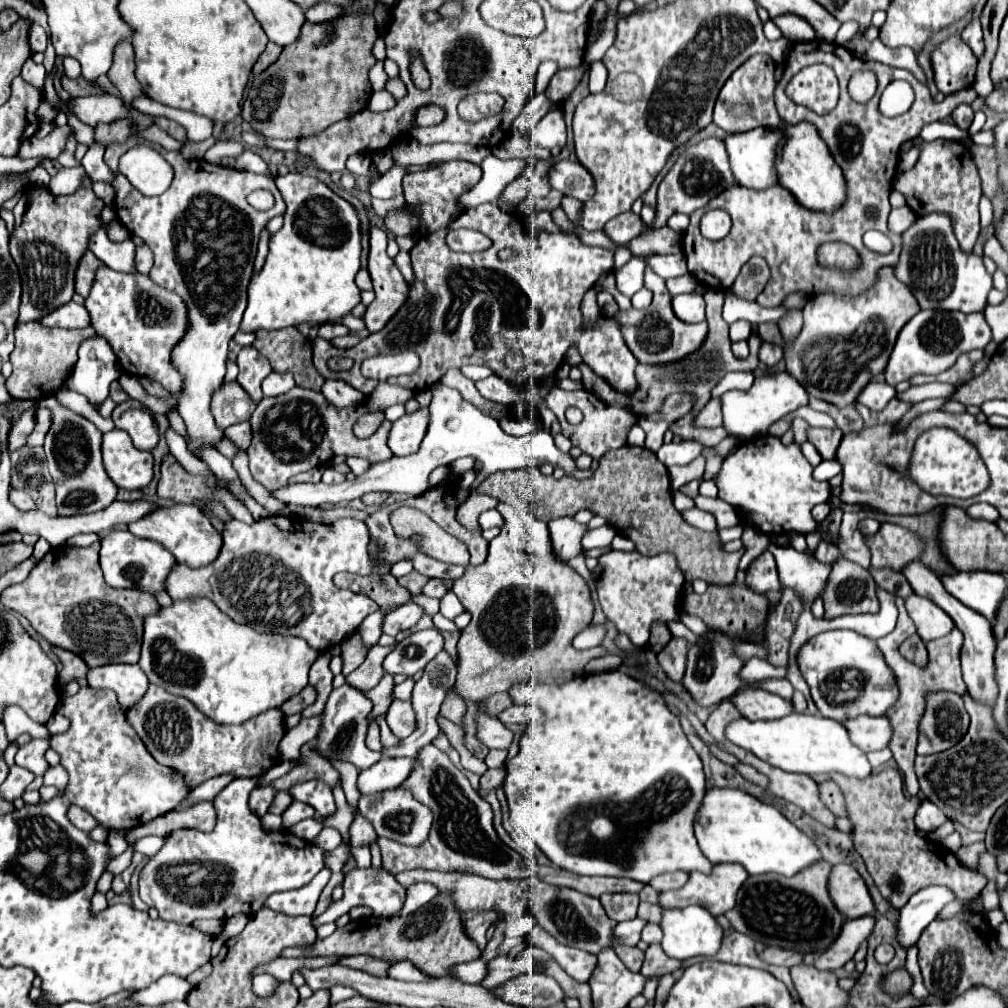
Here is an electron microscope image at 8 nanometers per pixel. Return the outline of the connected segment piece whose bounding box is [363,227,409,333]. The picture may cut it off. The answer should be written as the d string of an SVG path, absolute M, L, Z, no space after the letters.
M369 227L369 265L367 265L367 269L373 279L373 289L375 289L375 301L367 307L365 317L363 317L369 333L379 331L395 315L395 311L405 303L407 293L409 293L407 281L403 279L401 271L395 267L393 259L389 259L389 255L385 253L385 247L387 247L387 233L383 229Z

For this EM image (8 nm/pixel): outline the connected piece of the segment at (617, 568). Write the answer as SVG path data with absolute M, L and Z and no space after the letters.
M609 551L607 559L601 557L599 567L593 573L593 581L597 585L599 603L609 621L617 625L621 633L625 633L633 645L643 647L649 641L649 627L653 621L669 621L679 619L679 597L683 587L683 573L671 555L655 555L643 557L639 551L623 553Z

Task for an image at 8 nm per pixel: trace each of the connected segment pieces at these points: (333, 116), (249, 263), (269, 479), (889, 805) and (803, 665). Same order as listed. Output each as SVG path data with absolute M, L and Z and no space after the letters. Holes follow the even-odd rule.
M343 13L343 17L319 25L311 25L309 21L305 21L299 41L295 41L295 45L285 45L279 59L271 63L269 69L251 77L249 93L247 93L247 101L243 103L241 117L251 125L253 131L265 137L295 139L303 135L315 135L327 129L329 125L349 117L351 113L365 109L371 95L367 73L375 65L375 57L371 53L375 37L377 37L377 29L371 23L371 15L363 15L363 13L359 15Z
M131 135L123 143L107 145L105 163L115 175L111 185L115 189L117 219L153 251L153 281L181 295L189 309L189 329L183 341L173 349L173 365L185 375L185 389L177 395L177 411L193 437L189 451L197 453L201 443L215 445L215 441L223 437L223 431L215 425L211 415L211 399L223 385L227 343L239 331L247 307L247 285L253 273L259 233L271 217L285 213L285 201L275 179L269 175L211 165L205 159L185 159L179 151L167 151L139 135ZM139 143L155 147L175 169L171 187L159 197L141 195L125 175L119 173L121 155ZM255 189L271 191L275 197L275 205L269 211L259 211L247 203L245 197Z
M381 381L365 403L351 405L347 409L335 409L323 397L321 391L311 391L303 387L295 387L279 397L263 397L255 413L251 415L253 441L247 449L249 471L253 479L259 481L261 485L277 487L283 485L287 479L291 479L295 473L313 467L315 459L333 459L335 455L355 455L371 463L391 459L393 453L387 447L387 435L391 429L389 421L383 421L381 427L369 439L357 439L353 435L353 425L369 409L385 409L389 405L403 403L413 395L415 393L411 389L395 387Z
M887 767L881 773L869 775L865 779L843 777L835 773L831 779L839 785L845 797L847 817L853 823L851 837L855 851L863 857L879 893L893 907L905 905L909 895L930 885L949 887L955 893L955 899L963 903L973 903L981 895L983 887L987 885L985 877L961 865L947 847L917 835L913 817L921 805L921 799L907 799L903 795L903 779L897 769Z
M855 631L819 633L811 643L799 649L797 665L819 713L839 723L857 715L885 715L899 697L899 687L883 653L879 653L873 639L861 637Z

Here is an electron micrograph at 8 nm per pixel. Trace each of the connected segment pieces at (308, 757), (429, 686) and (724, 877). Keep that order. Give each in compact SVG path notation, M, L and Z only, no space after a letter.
M307 743L301 747L301 755L297 761L299 761L299 765L295 765L295 769L291 769L291 773L287 773L287 777L279 777L279 781L271 781L269 787L287 791L291 785L297 785L297 783L303 783L309 779L329 781L329 785L331 783L335 785L339 781L339 773L333 769L333 765L329 761L325 761L323 757L319 757L317 753L313 753Z
M441 651L437 657L433 657L433 659L429 661L427 669L423 671L423 677L415 683L413 699L411 699L411 701L413 701L413 709L415 709L415 713L417 713L417 729L415 729L415 733L413 733L411 737L401 739L399 745L389 747L389 749L383 749L383 751L381 751L383 757L409 757L409 755L413 757L413 755L417 753L417 749L421 749L423 745L431 743L431 739L437 737L439 725L437 725L435 717L437 717L437 713L439 713L439 707L441 707L441 701L443 701L447 689L455 683L455 675L457 675L457 665L453 663L453 659L451 659L451 655L449 655L447 651Z
M713 865L713 871L709 875L705 873L689 873L687 885L677 891L659 893L659 907L663 909L675 909L675 907L687 907L687 905L701 905L705 907L713 917L723 915L725 911L733 909L735 897L739 887L745 883L749 873L743 869L743 865Z

